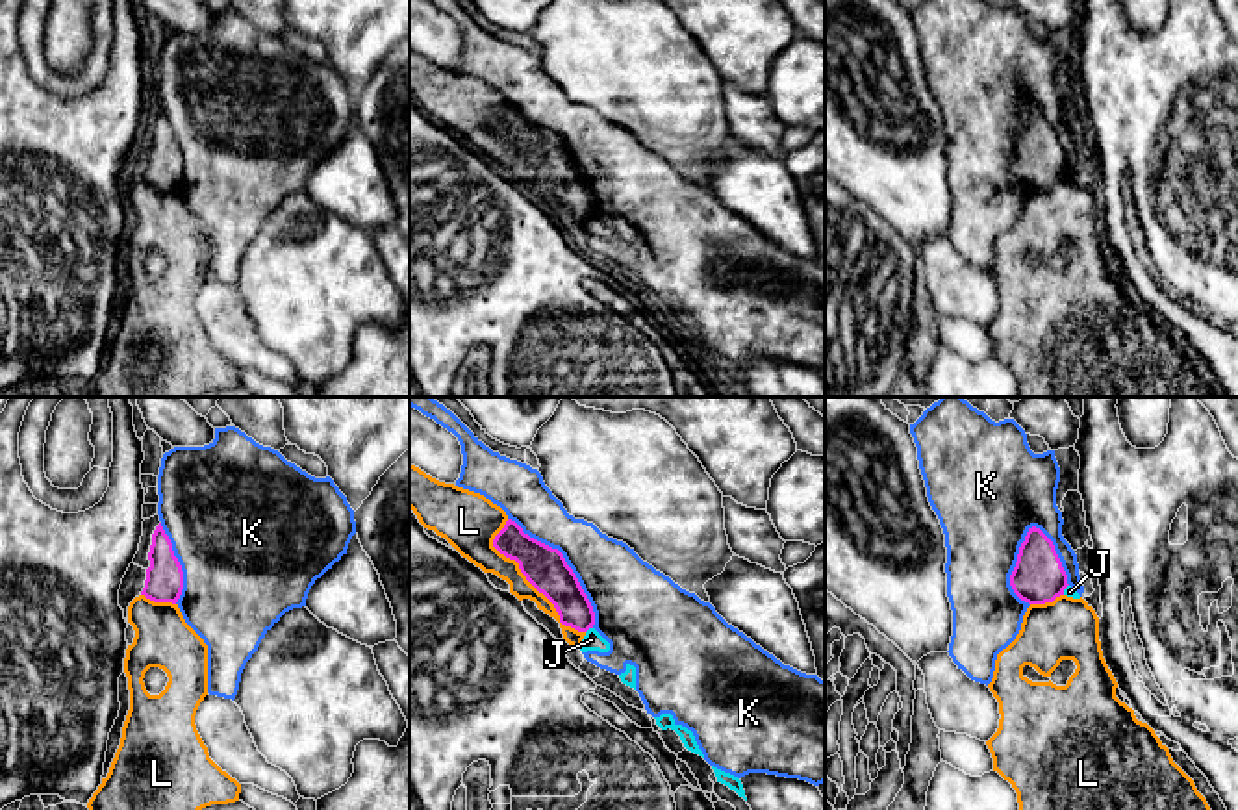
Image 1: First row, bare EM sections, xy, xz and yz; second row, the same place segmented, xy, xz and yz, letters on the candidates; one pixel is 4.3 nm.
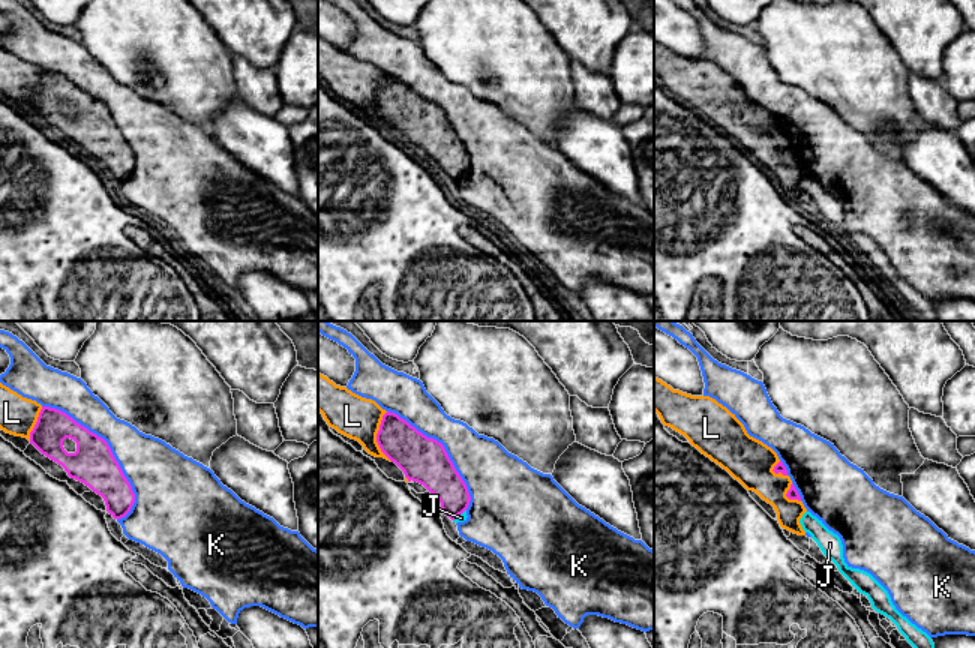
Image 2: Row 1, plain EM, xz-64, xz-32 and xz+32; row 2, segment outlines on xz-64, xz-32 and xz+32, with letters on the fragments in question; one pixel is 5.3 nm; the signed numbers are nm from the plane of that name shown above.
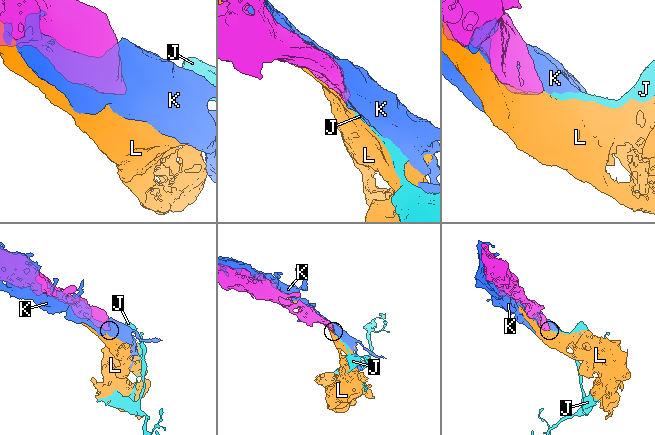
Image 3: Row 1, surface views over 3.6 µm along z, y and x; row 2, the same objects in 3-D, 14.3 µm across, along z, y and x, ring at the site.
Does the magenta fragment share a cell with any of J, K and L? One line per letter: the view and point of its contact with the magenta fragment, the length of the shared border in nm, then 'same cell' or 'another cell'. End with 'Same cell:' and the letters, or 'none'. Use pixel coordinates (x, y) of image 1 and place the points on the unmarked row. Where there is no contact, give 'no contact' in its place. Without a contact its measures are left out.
J: xz (588, 214) | 40 nm | another cell
K: yz (1016, 151) | 360 nm | another cell
L: xz (529, 165) | 600 nm | another cell
Same cell: none

